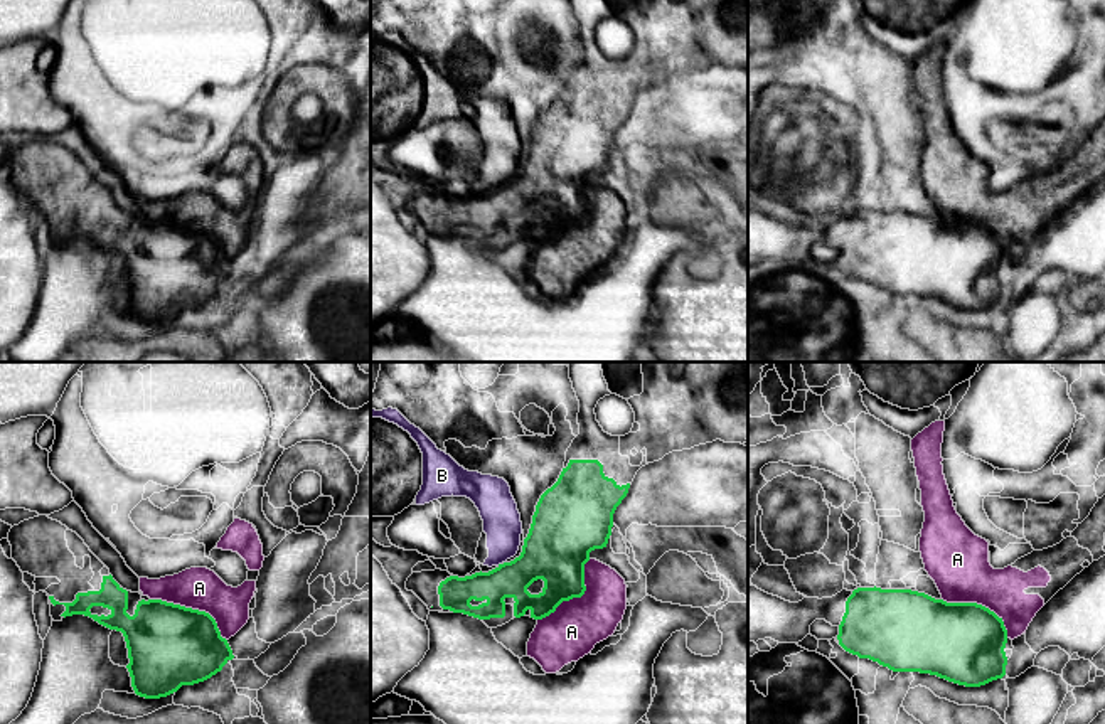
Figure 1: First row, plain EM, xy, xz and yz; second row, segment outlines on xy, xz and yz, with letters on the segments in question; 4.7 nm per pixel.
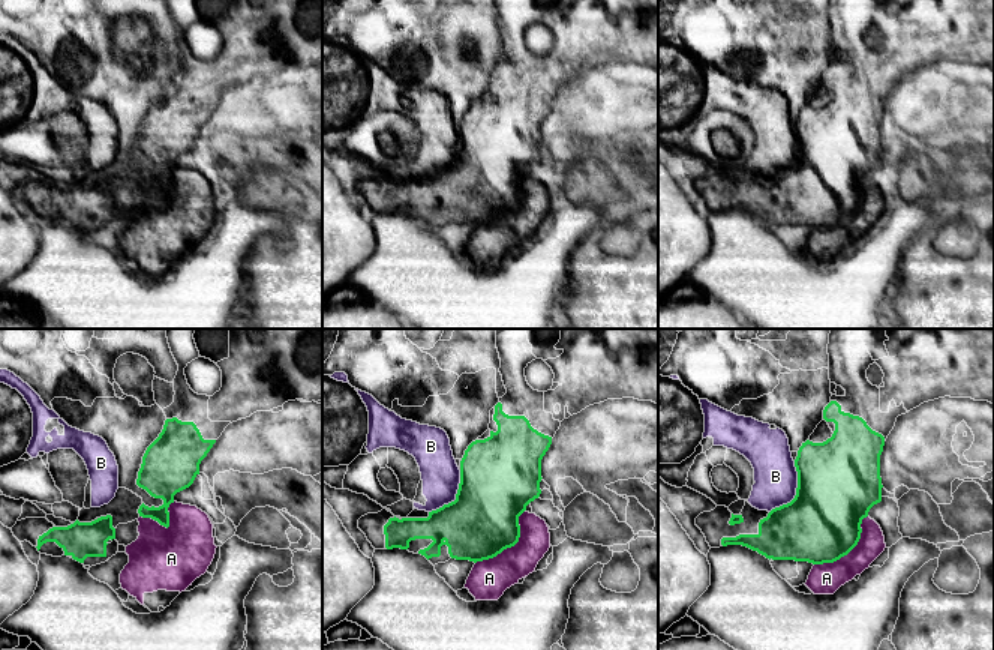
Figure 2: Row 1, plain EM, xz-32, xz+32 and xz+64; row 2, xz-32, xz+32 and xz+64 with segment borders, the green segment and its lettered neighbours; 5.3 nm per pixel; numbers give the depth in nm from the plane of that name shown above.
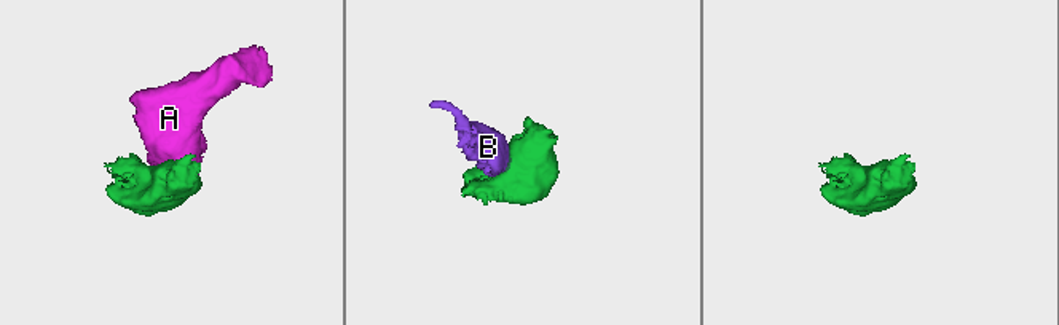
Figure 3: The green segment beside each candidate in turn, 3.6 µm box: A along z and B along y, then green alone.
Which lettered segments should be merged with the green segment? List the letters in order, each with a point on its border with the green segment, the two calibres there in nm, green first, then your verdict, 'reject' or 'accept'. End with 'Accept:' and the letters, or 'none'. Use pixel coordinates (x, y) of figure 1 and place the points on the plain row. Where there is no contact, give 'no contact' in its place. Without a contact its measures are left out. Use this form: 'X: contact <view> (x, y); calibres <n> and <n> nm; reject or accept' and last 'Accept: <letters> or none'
A: contact xy (191, 231); calibres 400 and 200 nm; reject
B: no contact; reject
Accept: none

